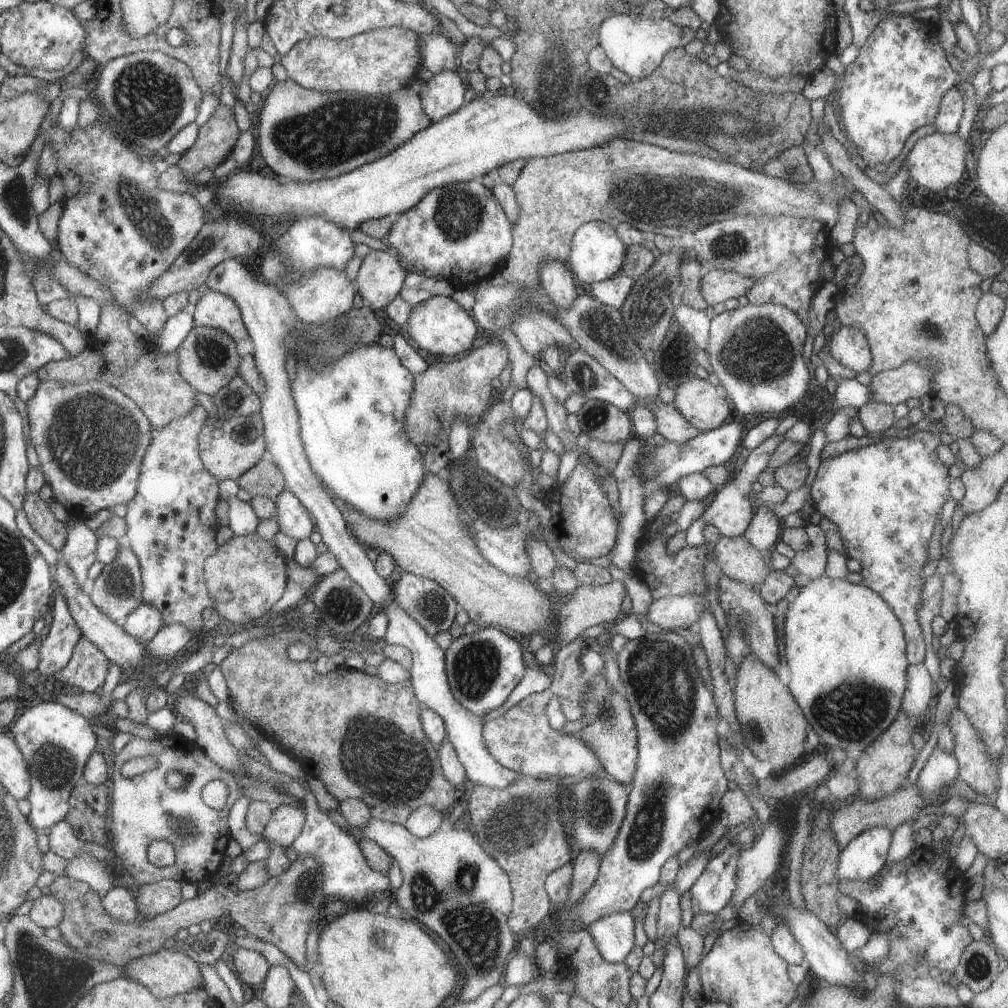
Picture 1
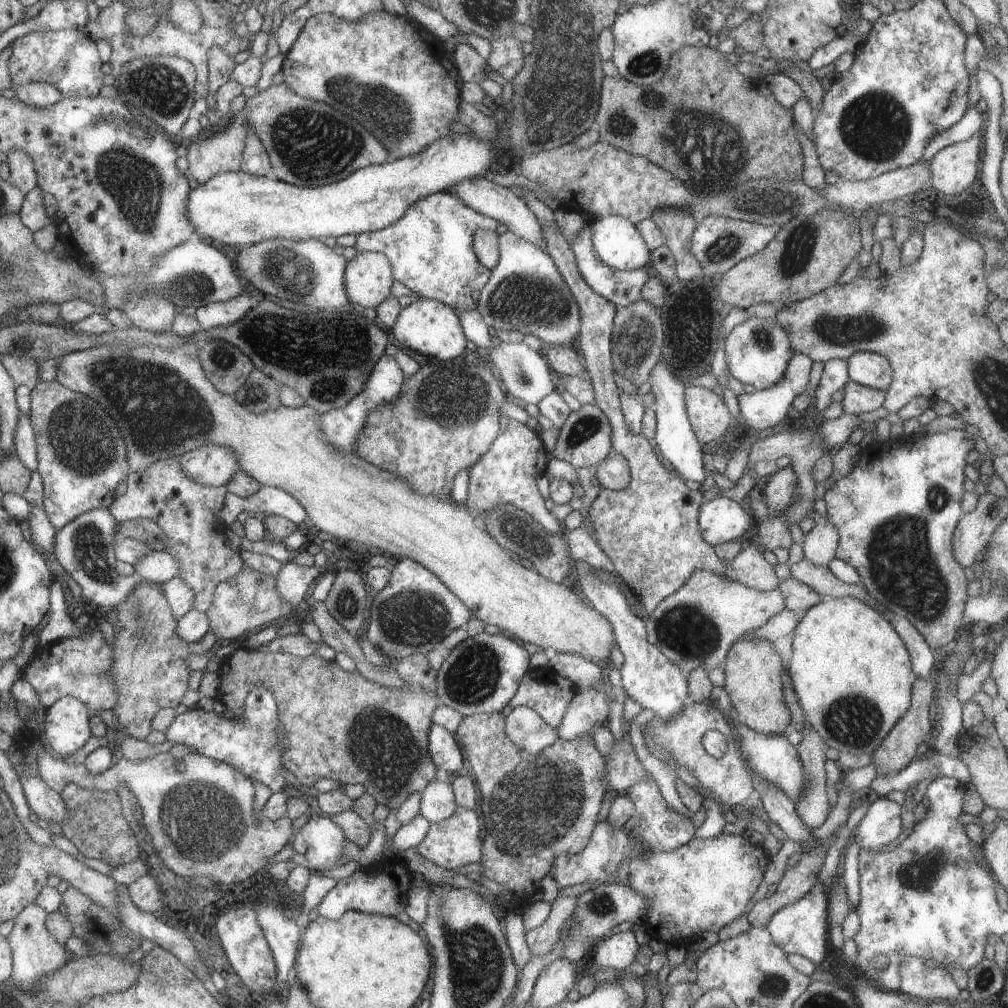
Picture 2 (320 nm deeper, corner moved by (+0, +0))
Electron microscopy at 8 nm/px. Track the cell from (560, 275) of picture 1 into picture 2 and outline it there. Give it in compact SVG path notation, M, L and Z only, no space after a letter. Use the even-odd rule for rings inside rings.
M480 176L461 180L455 184L450 193L455 194L461 201L464 201L468 208L473 208L476 212L499 221L500 224L506 224L508 230L545 250L543 232L536 215L528 208L526 201L514 194L512 189L497 185L492 181L488 181L484 176Z

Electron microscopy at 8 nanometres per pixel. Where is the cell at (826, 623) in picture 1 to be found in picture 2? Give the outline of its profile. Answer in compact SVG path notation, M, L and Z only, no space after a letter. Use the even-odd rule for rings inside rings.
M824 598L818 605L807 611L806 615L796 625L794 629L795 638L793 640L793 655L790 664L790 677L795 694L798 697L799 705L802 707L805 722L810 723L813 729L824 739L828 747L836 748L840 752L850 752L850 754L870 754L880 746L884 737L894 728L894 725L904 716L911 705L912 683L916 680L911 663L911 656L905 647L904 641L894 630L894 627L876 609L857 598Z

